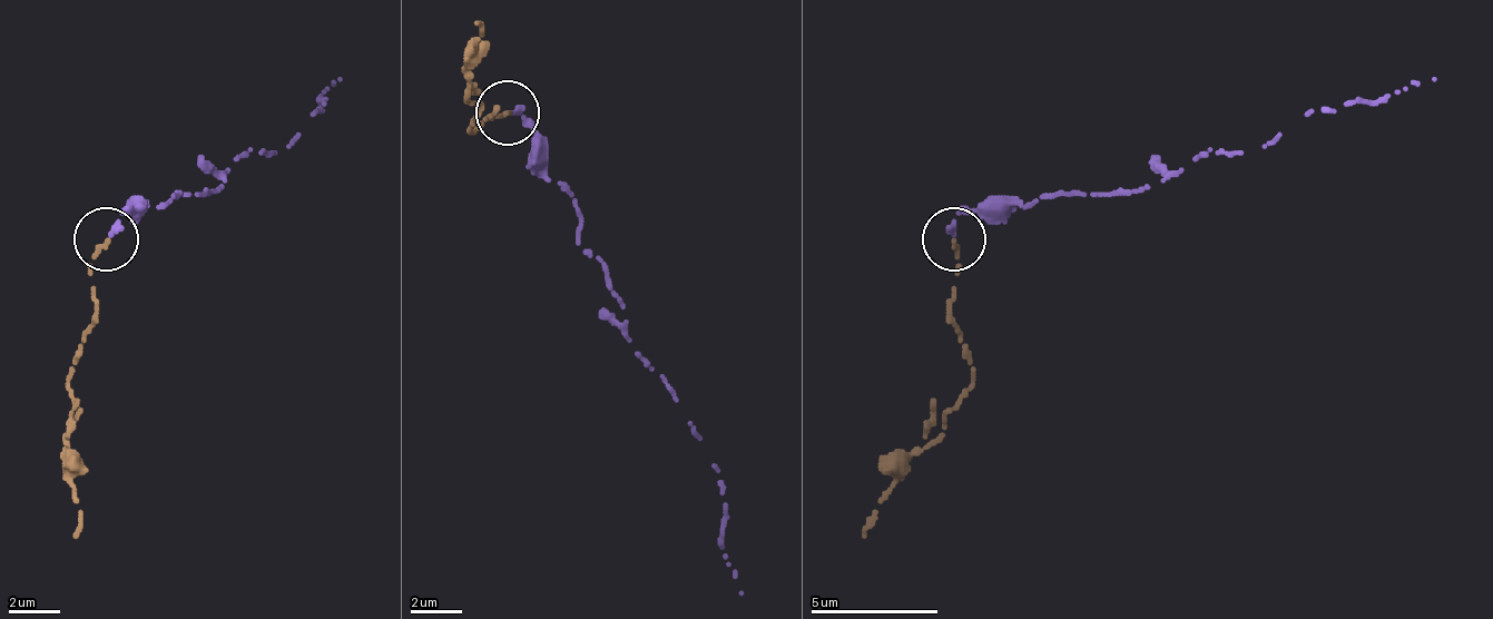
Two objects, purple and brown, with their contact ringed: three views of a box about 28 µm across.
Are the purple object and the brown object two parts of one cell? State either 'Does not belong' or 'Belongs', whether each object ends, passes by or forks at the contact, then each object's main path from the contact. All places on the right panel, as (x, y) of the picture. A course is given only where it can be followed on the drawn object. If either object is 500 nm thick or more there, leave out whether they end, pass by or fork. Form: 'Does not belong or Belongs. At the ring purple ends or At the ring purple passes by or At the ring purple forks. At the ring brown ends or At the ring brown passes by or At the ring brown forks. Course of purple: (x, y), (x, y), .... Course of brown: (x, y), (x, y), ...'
Does not belong. At the ring purple ends. At the ring brown ends. Course of purple: (955, 234), (974, 208), (1128, 196), (1192, 157), (1244, 151), (1320, 113), (1435, 80). Course of brown: (955, 241), (949, 324), (974, 387), (930, 433), (897, 484), (878, 503), (865, 536)

